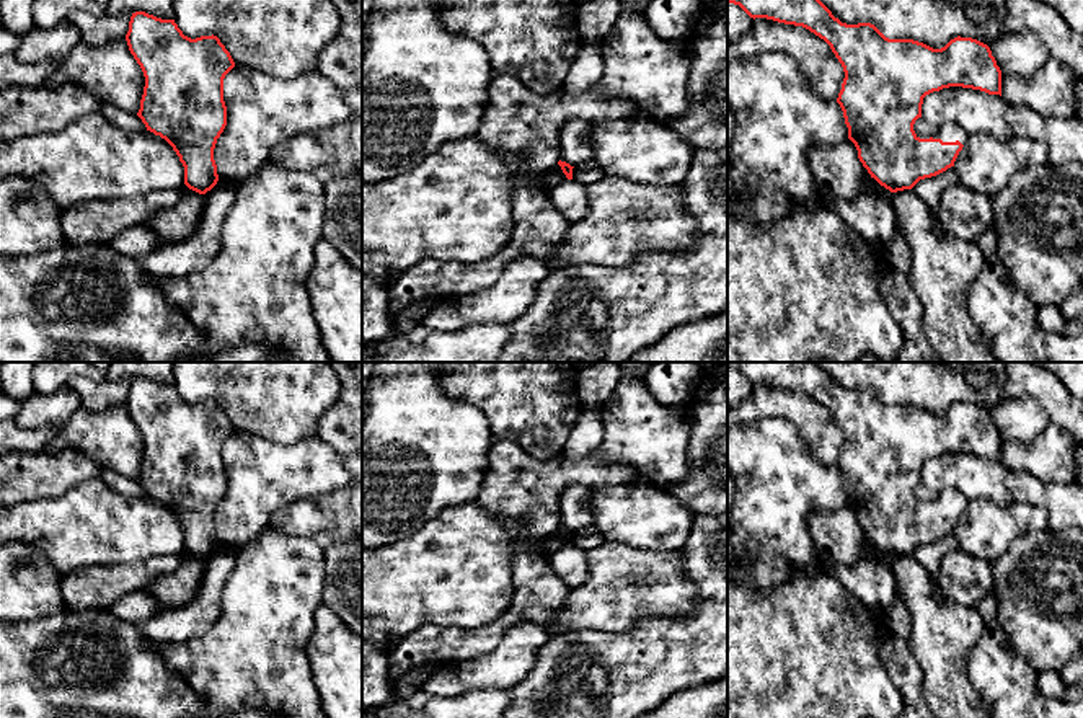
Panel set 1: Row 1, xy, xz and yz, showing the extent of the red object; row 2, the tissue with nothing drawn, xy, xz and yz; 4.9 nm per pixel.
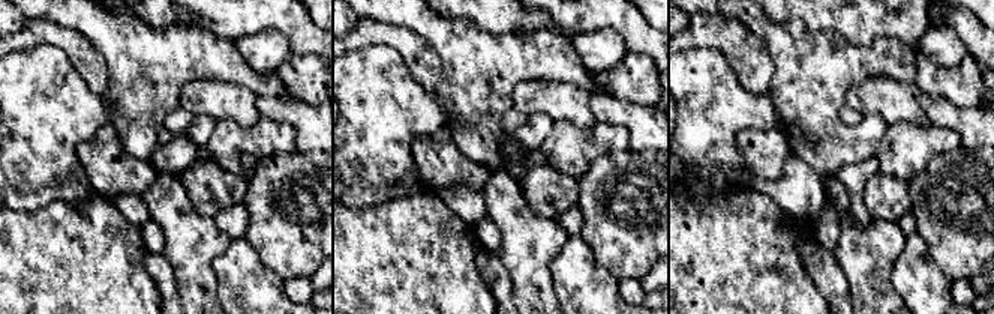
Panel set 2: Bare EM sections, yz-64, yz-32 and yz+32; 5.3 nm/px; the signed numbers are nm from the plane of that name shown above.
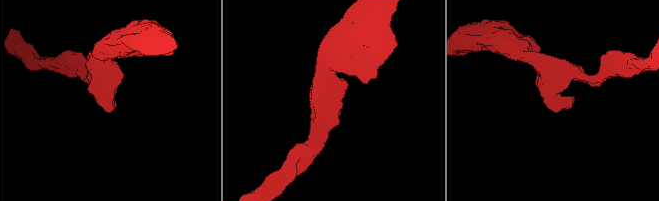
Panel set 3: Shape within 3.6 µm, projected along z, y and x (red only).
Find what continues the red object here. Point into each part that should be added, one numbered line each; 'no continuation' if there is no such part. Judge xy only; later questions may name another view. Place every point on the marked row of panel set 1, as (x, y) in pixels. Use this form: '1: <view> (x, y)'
no continuation

